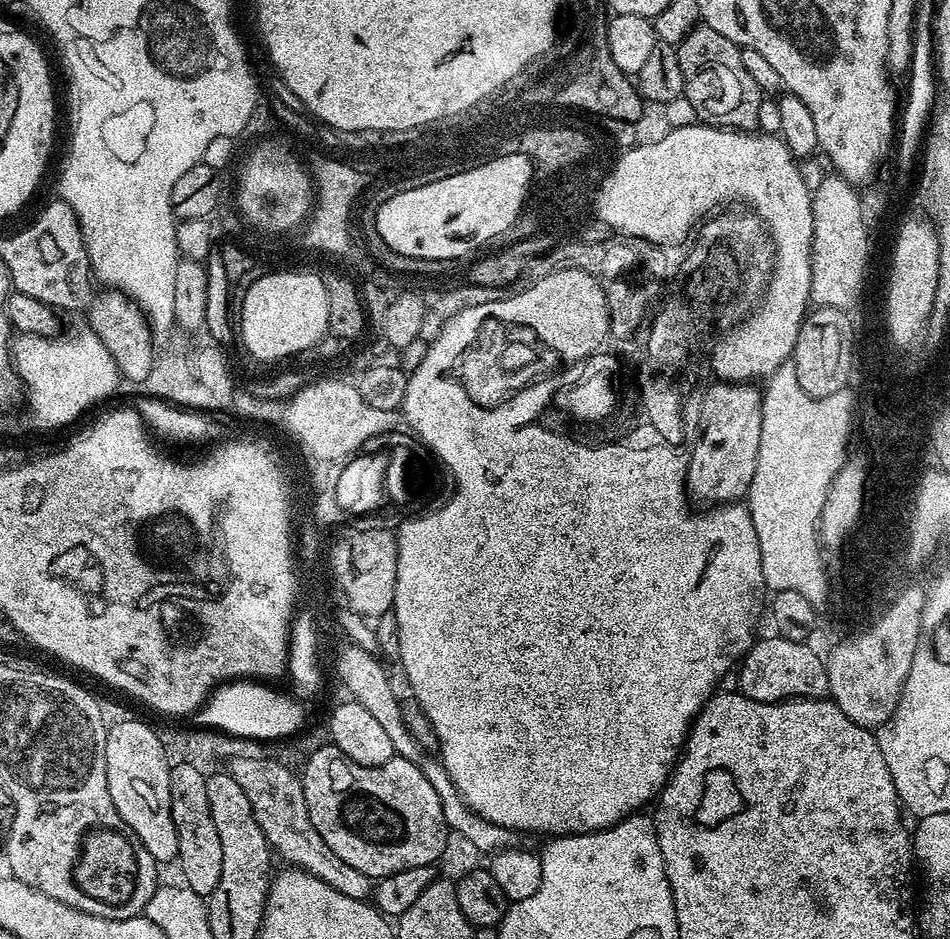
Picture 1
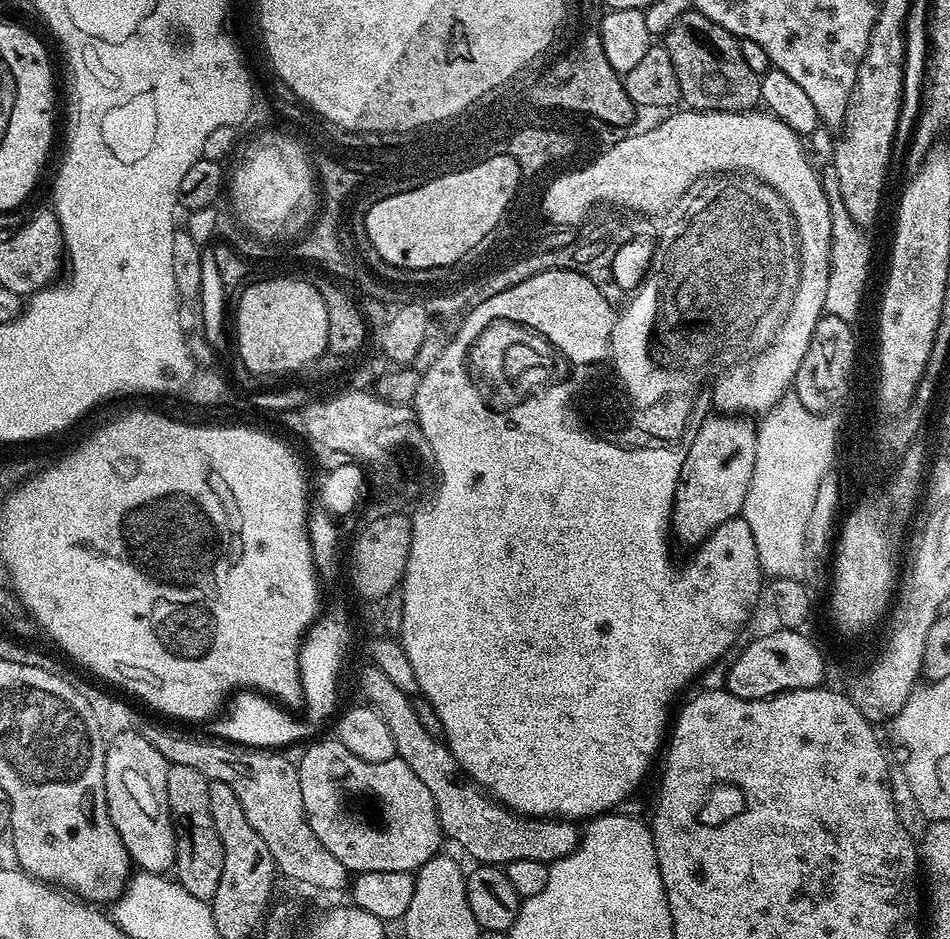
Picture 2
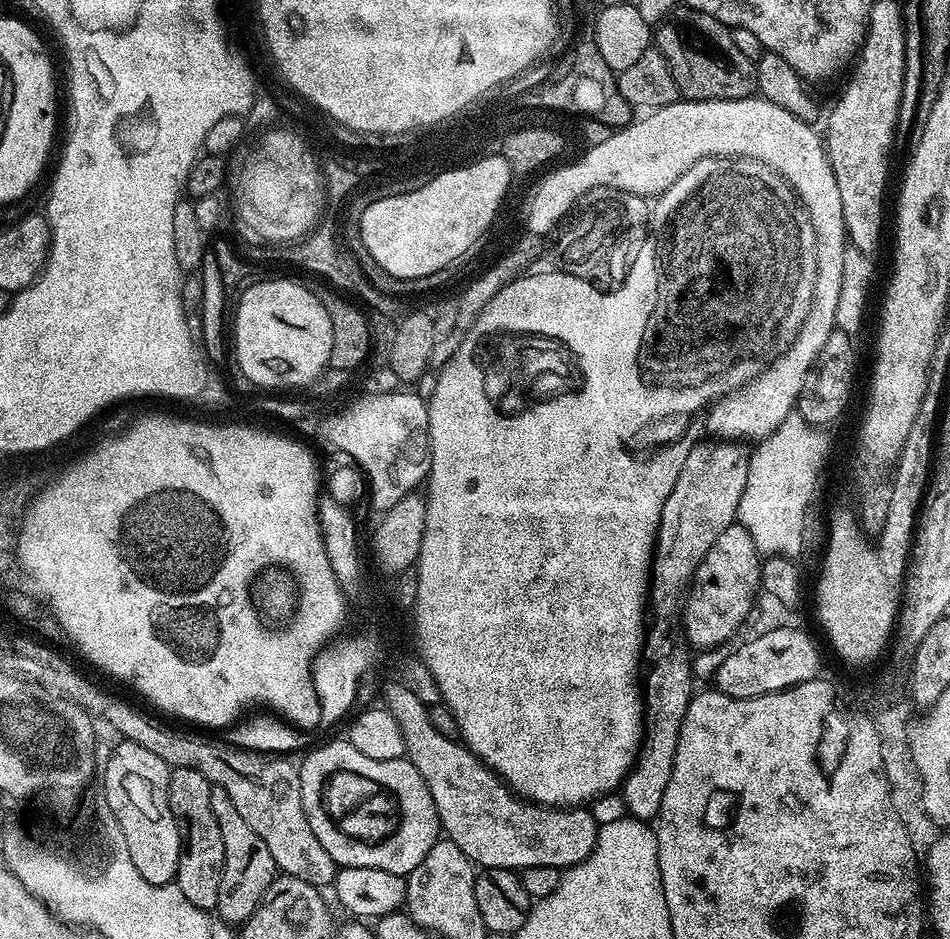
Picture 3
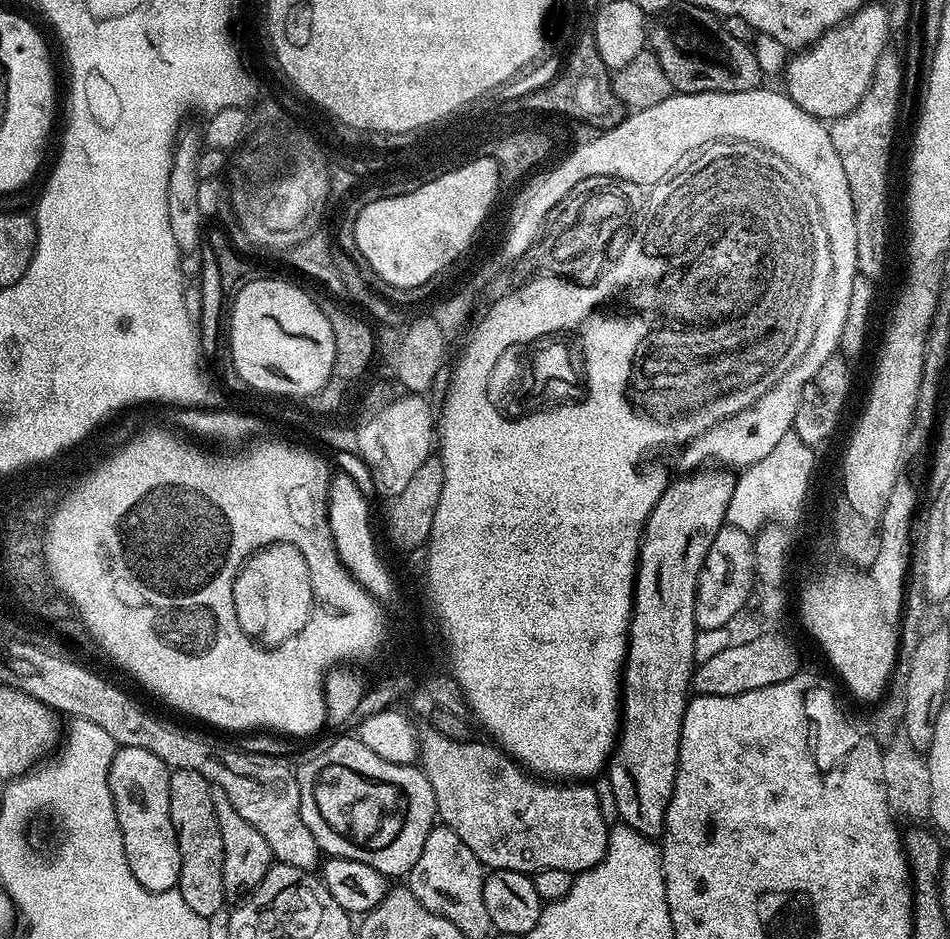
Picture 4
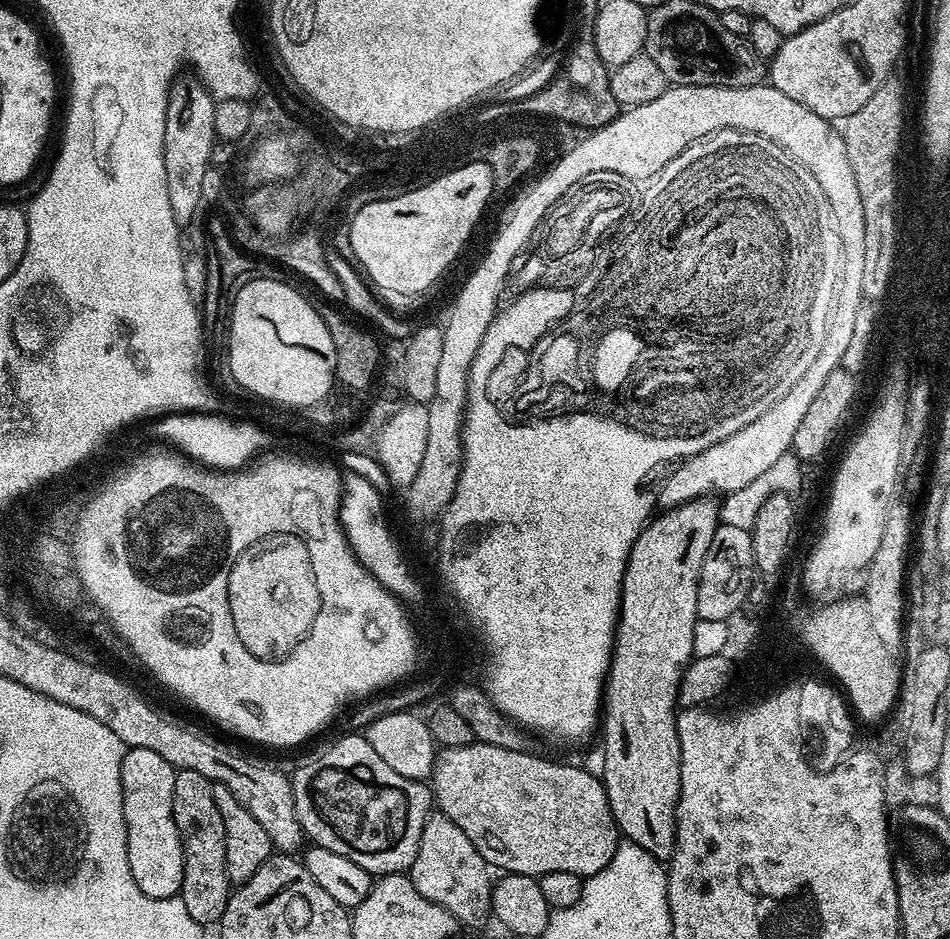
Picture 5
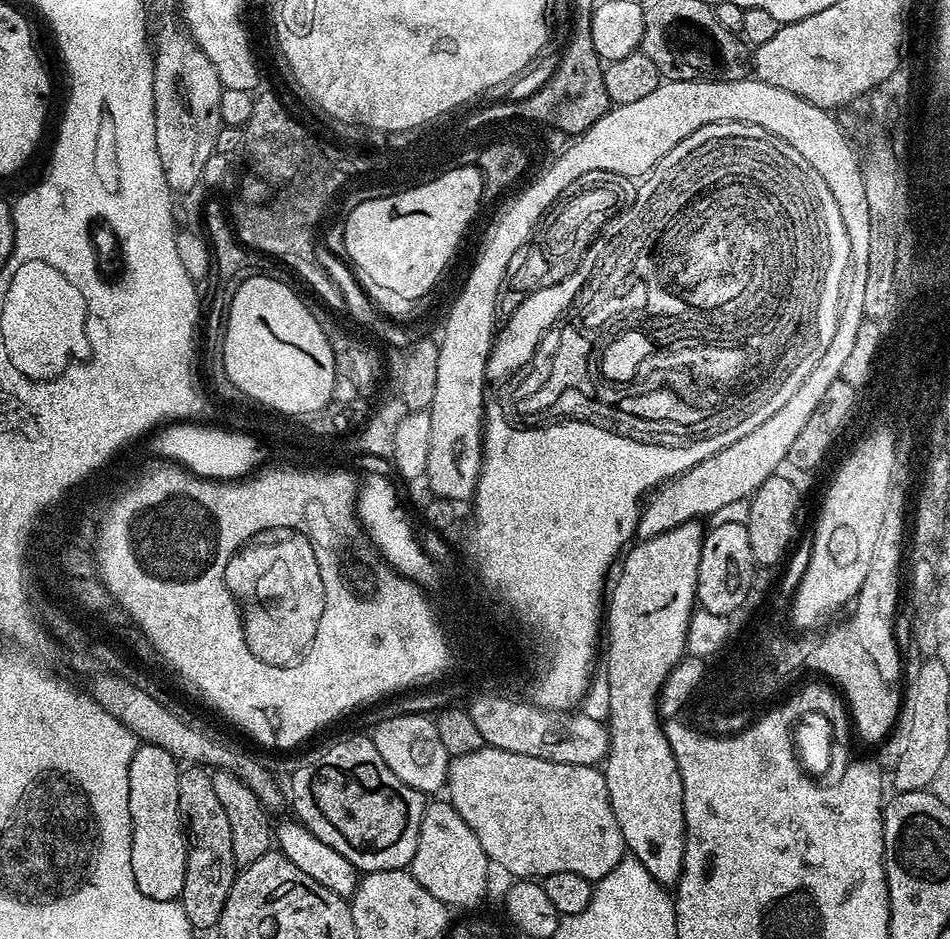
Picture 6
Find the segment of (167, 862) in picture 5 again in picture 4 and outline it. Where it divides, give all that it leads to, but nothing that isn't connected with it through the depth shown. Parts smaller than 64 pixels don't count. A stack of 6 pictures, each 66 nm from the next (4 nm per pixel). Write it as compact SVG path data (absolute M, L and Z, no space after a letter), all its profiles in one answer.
M117 747L110 766L110 792L124 835L130 874L147 892L171 893L180 883L180 851L170 818L169 769L150 750Z

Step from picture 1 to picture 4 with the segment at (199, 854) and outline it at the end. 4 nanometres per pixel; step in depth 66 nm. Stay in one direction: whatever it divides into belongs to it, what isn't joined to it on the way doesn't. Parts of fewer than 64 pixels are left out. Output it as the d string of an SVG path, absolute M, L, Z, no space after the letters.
M177 768L168 773L170 818L176 831L180 851L180 883L178 898L194 910L194 914L213 918L225 911L224 847L222 830L218 830L218 814L214 814L213 785L198 770Z

